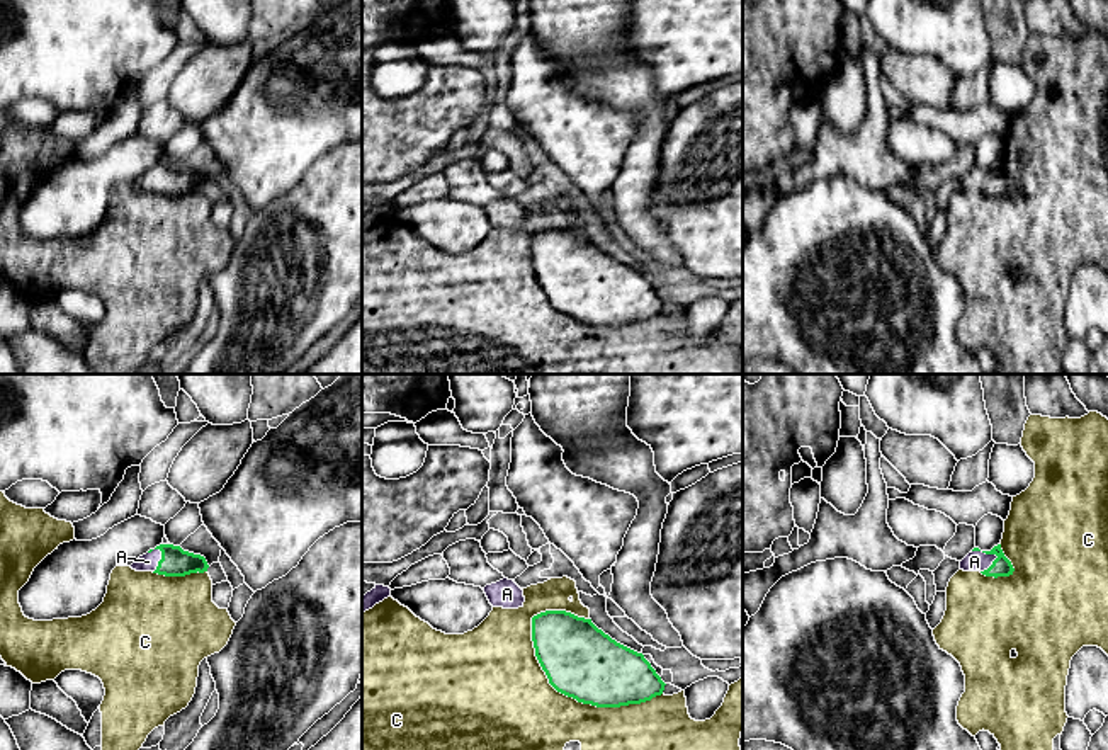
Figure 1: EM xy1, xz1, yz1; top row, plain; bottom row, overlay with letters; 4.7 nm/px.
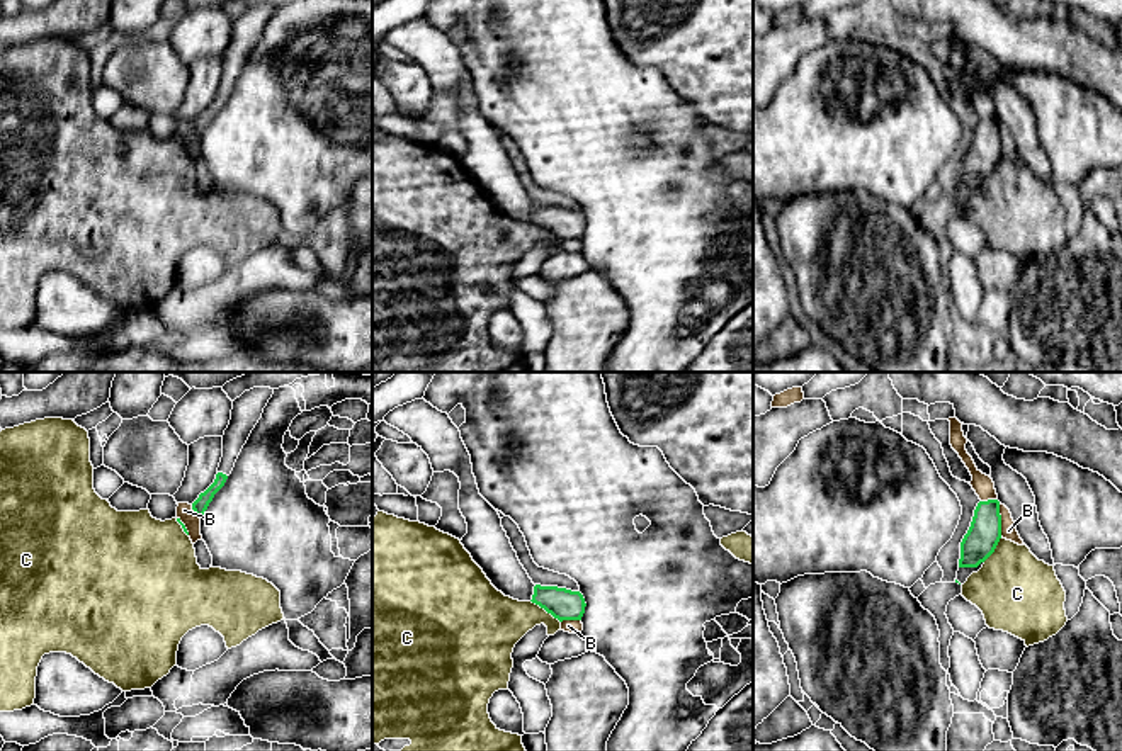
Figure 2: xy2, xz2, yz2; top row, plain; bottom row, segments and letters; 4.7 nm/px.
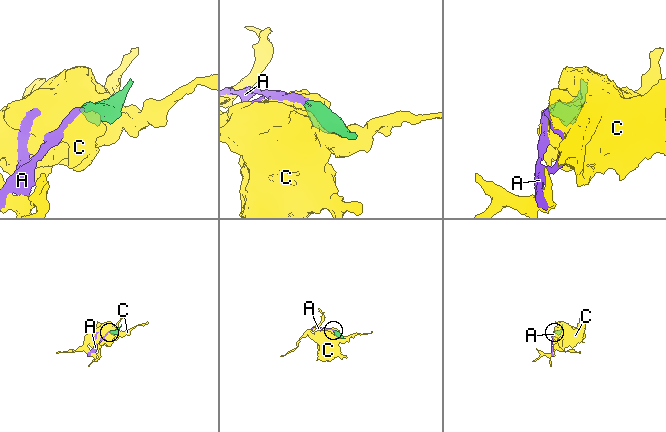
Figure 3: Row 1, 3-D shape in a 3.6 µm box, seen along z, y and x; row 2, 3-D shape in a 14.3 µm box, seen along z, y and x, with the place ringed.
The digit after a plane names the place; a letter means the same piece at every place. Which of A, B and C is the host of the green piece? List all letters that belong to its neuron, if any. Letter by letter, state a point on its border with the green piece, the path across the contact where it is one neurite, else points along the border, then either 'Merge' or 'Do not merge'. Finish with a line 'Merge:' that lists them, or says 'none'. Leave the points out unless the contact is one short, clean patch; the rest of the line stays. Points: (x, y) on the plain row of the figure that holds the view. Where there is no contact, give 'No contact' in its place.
A: Touches green at yz1 (986, 172). Path across: yz1 (1001, 186), (994, 174), (986, 172), (974, 181). Merge
B: Touches green at yz2 (1000, 140). Boundary: yz2 (998, 123), (1002, 155). Do not merge
C: Touches green at xz1 (573, 317). Do not merge
Merge: A

